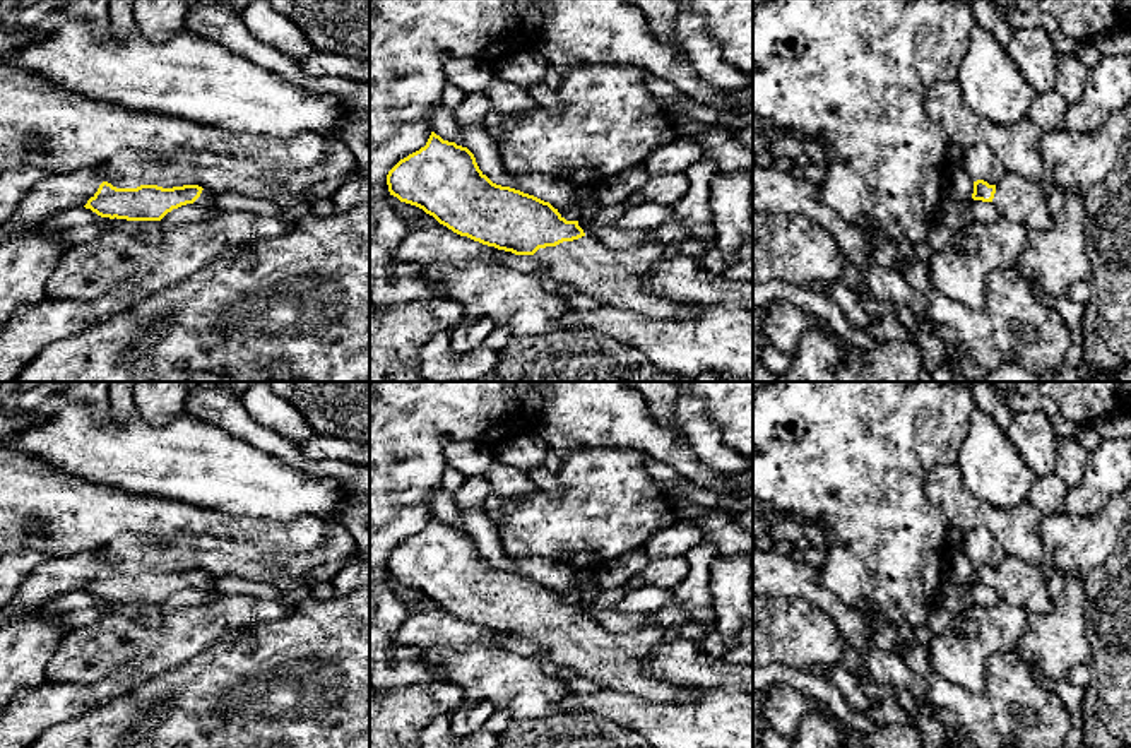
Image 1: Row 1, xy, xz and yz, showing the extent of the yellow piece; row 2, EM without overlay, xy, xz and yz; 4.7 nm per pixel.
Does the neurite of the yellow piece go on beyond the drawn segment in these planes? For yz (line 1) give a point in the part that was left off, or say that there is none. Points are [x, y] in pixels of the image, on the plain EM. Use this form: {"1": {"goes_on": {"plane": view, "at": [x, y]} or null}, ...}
{"1": {"goes_on": {"plane": "yz", "at": [1017, 582]}}}

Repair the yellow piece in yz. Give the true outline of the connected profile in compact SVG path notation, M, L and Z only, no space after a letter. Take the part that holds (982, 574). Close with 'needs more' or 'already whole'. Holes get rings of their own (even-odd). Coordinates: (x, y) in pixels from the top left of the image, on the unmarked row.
M1013 555L989 568L984 563L974 565L974 584L991 585L998 597L1023 608L1028 614L1045 614L1052 609L1052 597L1047 591L1047 580L1040 573L1040 567L1033 567Z | needs more

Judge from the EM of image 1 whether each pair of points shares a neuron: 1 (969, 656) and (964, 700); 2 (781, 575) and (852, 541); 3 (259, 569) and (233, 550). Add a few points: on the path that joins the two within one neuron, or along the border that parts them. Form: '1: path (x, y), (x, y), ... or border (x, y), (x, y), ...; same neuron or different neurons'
1: border (991, 658), (977, 694), (931, 666); different neurons
2: border (818, 570), (822, 584), (844, 601); different neurons
3: path (252, 563), (240, 557); same neuron

